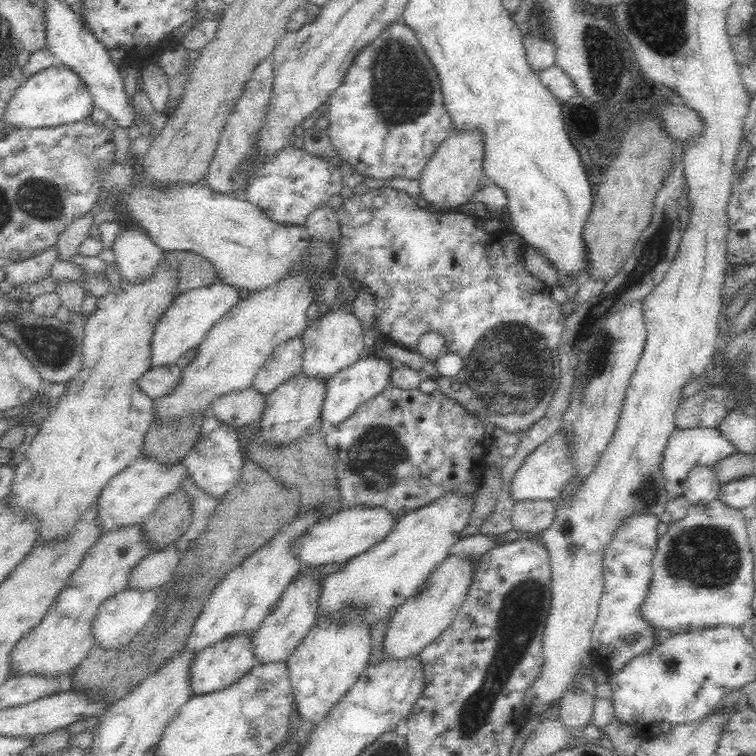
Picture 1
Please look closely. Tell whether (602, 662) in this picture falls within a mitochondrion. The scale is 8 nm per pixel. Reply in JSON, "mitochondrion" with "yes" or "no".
{"mitochondrion":"no"}

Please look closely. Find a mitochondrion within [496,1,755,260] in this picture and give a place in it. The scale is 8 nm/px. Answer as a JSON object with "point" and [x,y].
{"point":[602,52]}

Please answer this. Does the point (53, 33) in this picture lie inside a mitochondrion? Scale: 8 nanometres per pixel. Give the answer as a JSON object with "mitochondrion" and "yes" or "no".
{"mitochondrion":"no"}

